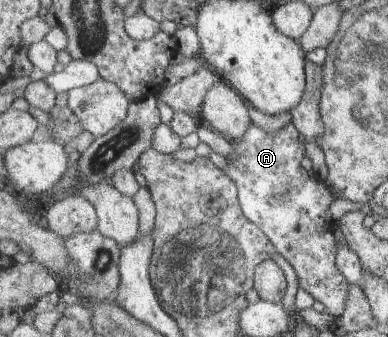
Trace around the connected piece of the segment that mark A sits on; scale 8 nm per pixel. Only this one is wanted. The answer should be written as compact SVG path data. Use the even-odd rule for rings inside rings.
M253 122L243 137L231 140L235 154L225 158L229 165L224 172L237 186L240 204L246 218L261 228L277 252L294 268L300 288L323 303L326 312L335 318L340 318L345 313L350 284L338 268L339 242L334 234L336 224L329 218L329 208L336 198L333 198L326 181L321 181L315 173L307 172L303 168L303 157L307 154L307 146L299 142L299 135L299 130L292 123L277 133L269 133Z

